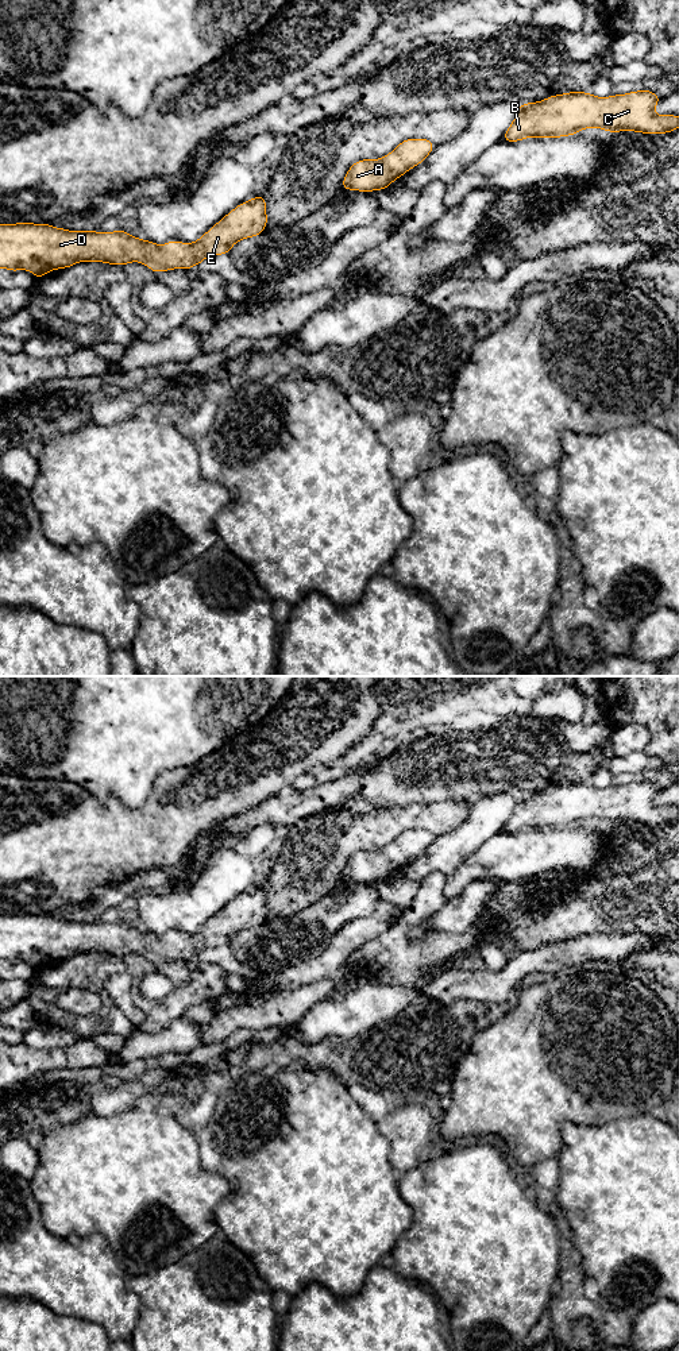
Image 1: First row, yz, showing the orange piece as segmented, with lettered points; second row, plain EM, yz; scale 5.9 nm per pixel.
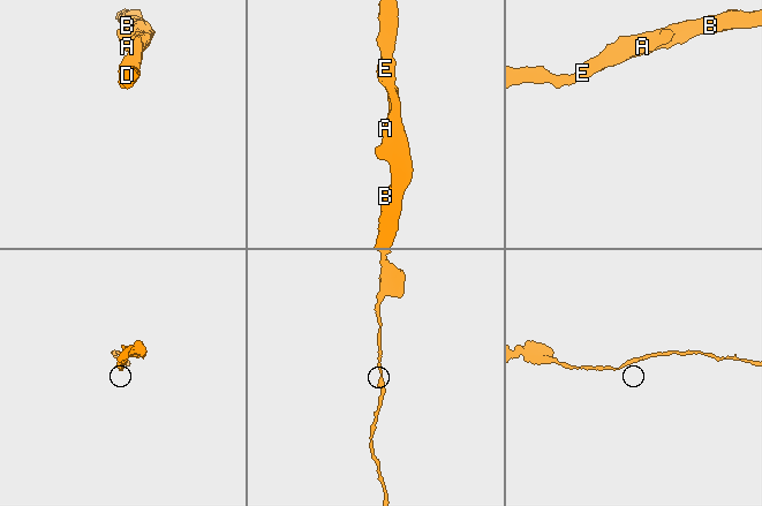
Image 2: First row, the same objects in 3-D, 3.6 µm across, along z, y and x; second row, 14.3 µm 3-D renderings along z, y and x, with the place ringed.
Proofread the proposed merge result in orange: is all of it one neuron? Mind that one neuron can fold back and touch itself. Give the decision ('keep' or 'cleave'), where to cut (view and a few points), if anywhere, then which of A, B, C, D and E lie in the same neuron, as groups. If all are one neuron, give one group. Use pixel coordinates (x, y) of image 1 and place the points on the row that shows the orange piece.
keep; cut none; groups A B C D E

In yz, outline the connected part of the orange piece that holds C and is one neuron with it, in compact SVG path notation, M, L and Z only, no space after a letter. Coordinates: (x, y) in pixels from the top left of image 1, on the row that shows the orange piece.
M649 89L609 97L589 92L553 94L518 105L502 140L514 143L526 138L562 138L585 128L663 135L679 128L679 116L656 115L653 109L660 99Z

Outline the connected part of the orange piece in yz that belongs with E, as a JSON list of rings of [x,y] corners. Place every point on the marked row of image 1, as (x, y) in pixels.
[[[263,194],[239,204],[194,243],[171,240],[159,246],[123,229],[69,231],[46,223],[0,223],[0,269],[27,270],[35,278],[80,262],[115,266],[139,262],[154,273],[189,270],[208,256],[229,254],[235,243],[261,235],[266,225]]]

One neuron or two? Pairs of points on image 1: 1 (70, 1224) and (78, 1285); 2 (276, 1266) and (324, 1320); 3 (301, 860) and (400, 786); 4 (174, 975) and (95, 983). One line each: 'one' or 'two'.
1: two
2: two
3: two
4: one

